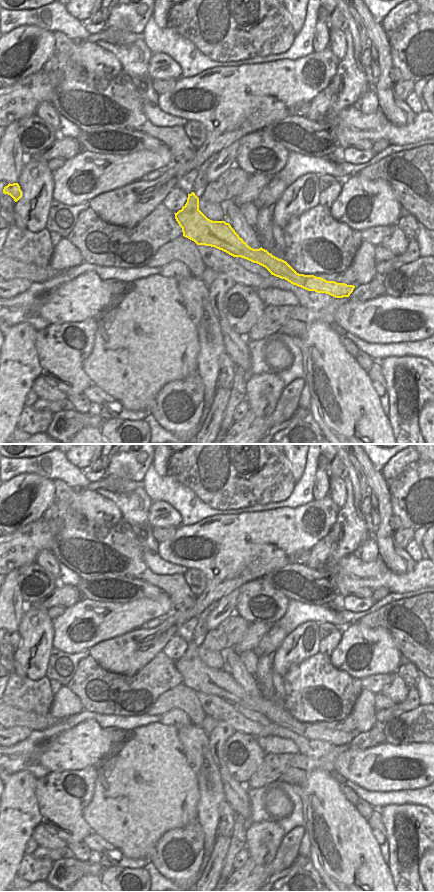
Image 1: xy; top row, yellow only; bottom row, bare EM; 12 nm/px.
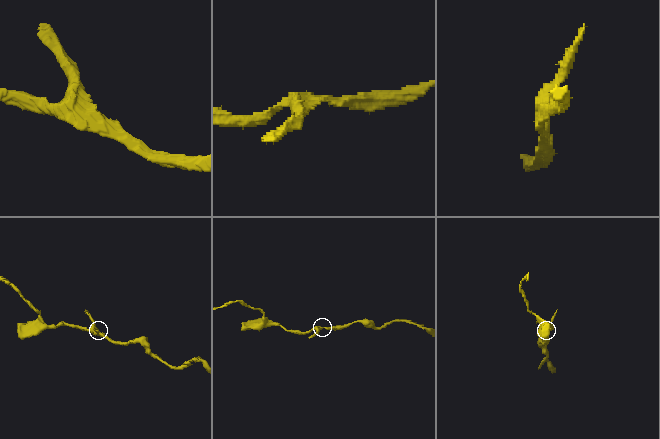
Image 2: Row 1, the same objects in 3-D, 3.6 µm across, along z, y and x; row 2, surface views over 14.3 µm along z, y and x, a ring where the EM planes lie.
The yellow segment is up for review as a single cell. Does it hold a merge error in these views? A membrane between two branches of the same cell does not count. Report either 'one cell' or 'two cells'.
two cells

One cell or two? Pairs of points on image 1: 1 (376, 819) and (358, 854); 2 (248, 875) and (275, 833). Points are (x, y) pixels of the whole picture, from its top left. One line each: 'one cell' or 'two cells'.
1: two cells
2: two cells

